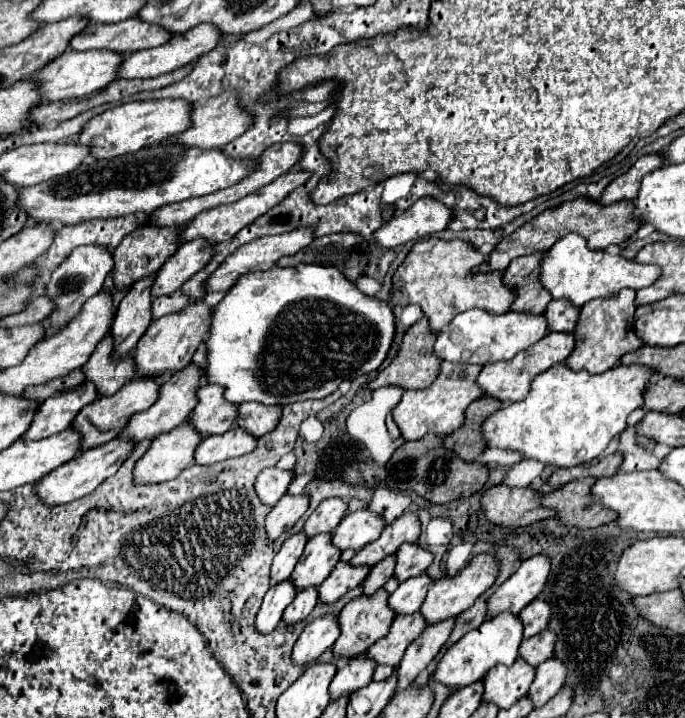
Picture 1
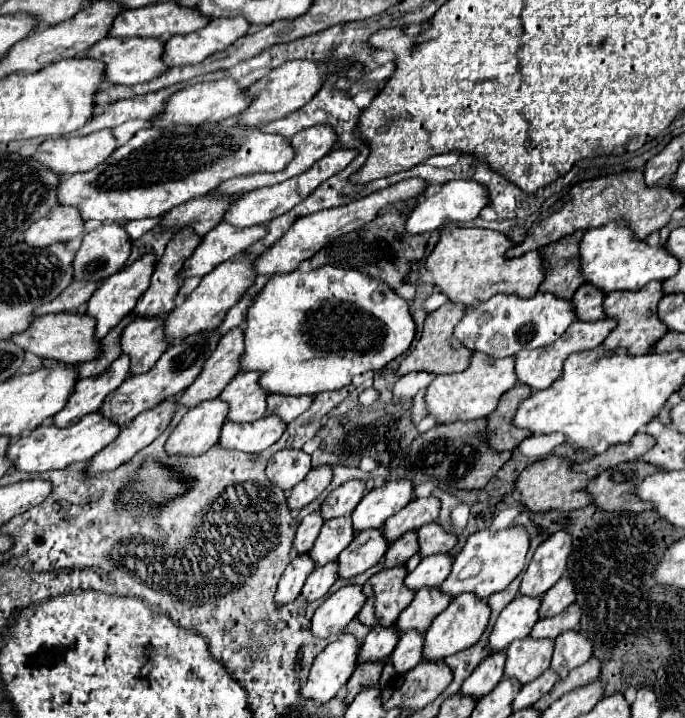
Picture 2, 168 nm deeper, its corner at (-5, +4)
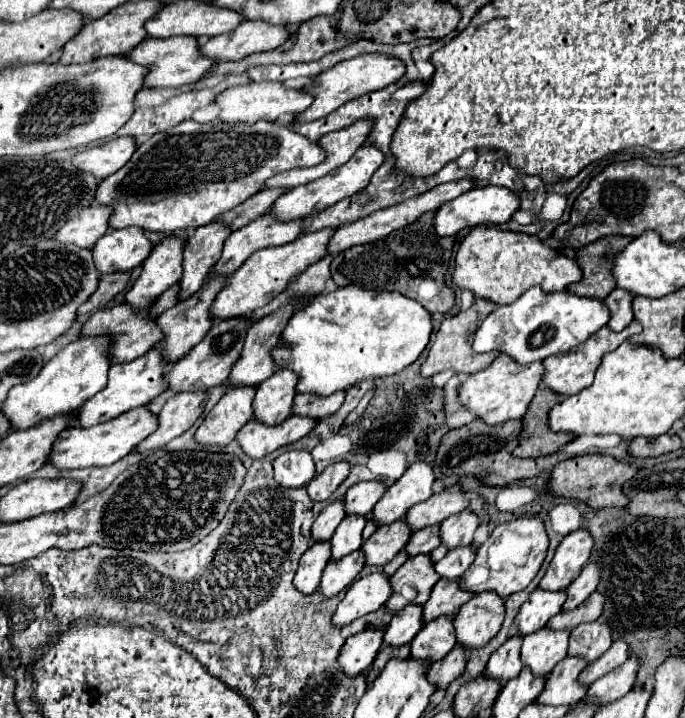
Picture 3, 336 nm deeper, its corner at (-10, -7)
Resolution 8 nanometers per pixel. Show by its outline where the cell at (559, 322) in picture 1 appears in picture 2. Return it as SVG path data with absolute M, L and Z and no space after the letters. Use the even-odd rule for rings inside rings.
M583 284L579 292L575 292L573 302L579 308L579 320L603 320L605 310L603 310L603 298L605 292L595 288L593 284Z

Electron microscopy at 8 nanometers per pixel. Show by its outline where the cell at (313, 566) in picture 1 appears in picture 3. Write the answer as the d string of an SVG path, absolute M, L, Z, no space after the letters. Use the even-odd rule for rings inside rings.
M360 515L344 517L344 521L338 525L336 533L330 539L332 561L338 561L338 559L350 555L352 551L360 549L364 525L366 525L366 517L360 517Z

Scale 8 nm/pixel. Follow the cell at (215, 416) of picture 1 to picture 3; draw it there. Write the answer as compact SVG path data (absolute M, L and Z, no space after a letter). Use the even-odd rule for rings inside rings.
M288 369L276 371L264 383L256 385L256 397L252 403L254 419L264 425L280 425L290 417L290 407L294 399L296 375Z

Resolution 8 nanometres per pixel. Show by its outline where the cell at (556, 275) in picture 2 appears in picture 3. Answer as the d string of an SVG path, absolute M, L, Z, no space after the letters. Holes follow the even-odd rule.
M606 235L590 243L576 253L576 261L582 269L582 279L566 287L570 293L580 297L604 299L616 285L612 279L612 255L622 249L630 239L620 235Z

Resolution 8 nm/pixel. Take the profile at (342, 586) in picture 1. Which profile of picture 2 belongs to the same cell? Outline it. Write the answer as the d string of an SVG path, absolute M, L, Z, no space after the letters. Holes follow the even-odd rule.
M369 528L359 532L353 542L339 554L339 578L353 578L375 566L387 552L383 528Z

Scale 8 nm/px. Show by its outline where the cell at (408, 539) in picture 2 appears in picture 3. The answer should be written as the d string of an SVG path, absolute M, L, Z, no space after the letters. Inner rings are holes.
M438 525L432 527L424 527L416 533L410 535L410 541L406 543L404 551L408 553L408 557L414 555L428 555L432 553L436 547L440 545L440 537L438 537Z

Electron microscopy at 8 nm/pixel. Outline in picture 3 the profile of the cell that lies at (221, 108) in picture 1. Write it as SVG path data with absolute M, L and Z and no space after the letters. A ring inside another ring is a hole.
M360 55L360 57L348 59L348 61L336 63L334 67L312 77L310 83L302 87L302 91L308 91L308 95L314 97L314 103L308 107L308 111L294 115L292 123L308 123L312 119L320 119L320 117L328 115L330 111L338 109L342 103L348 103L352 99L358 99L360 95L366 95L370 91L382 89L382 87L398 81L404 75L404 71L406 69L404 69L402 61L398 61L394 57L386 57L386 55Z

